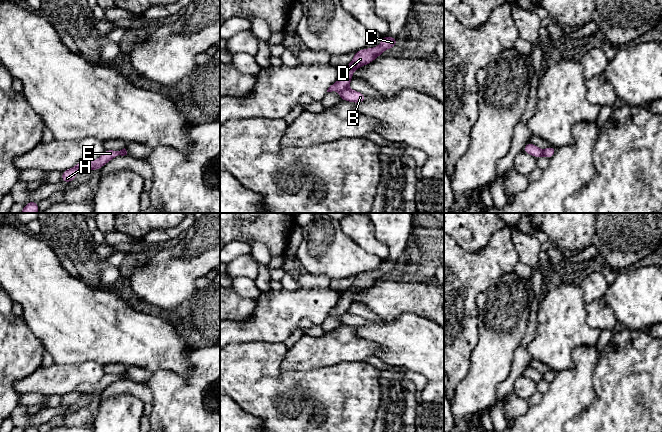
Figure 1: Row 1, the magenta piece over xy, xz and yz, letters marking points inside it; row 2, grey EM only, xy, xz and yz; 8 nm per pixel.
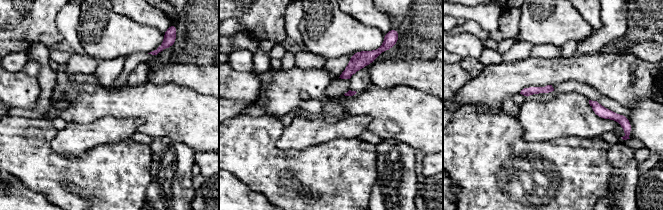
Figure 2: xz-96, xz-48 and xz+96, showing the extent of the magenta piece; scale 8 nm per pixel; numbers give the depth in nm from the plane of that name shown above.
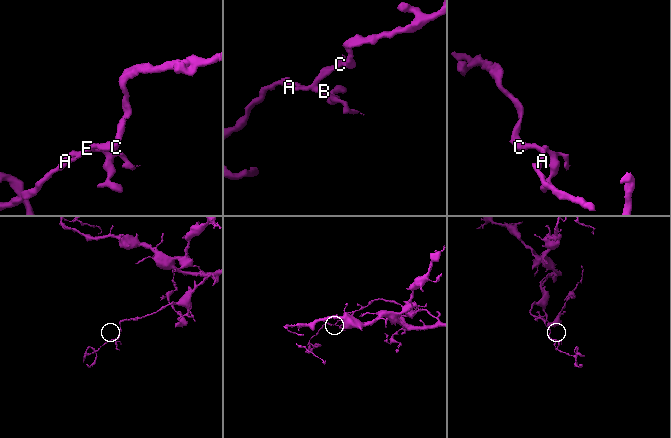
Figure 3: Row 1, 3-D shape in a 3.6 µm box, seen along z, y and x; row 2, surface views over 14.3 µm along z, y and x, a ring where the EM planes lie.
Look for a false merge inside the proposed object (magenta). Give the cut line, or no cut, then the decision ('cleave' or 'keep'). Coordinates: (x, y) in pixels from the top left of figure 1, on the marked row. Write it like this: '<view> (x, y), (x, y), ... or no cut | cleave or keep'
xz (346, 87), (340, 91) | cleave

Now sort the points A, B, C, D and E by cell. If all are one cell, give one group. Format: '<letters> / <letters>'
A C D E / B

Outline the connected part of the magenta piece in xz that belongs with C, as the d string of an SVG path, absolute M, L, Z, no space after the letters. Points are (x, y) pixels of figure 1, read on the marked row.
M383 36L379 46L356 51L353 60L343 70L338 80L328 88L327 92L342 91L346 89L352 80L353 72L357 68L373 62L378 56L381 56L386 49L396 47L396 44L397 38Z

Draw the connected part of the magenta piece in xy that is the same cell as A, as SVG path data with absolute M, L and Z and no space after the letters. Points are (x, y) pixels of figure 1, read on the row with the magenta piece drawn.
M105 150L102 155L95 161L79 161L74 167L67 169L62 172L61 180L65 183L73 181L80 169L88 169L94 172L96 169L102 168L111 159L120 156L120 151L116 150Z

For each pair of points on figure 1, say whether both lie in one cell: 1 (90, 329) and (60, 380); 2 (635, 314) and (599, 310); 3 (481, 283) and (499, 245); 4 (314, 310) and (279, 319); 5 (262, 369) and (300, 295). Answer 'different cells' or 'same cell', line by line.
1: different cells
2: different cells
3: same cell
4: same cell
5: different cells

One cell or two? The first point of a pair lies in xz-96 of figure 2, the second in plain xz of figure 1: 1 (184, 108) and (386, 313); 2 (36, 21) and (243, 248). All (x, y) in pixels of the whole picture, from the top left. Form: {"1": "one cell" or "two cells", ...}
{"1": "two cells", "2": "two cells"}

